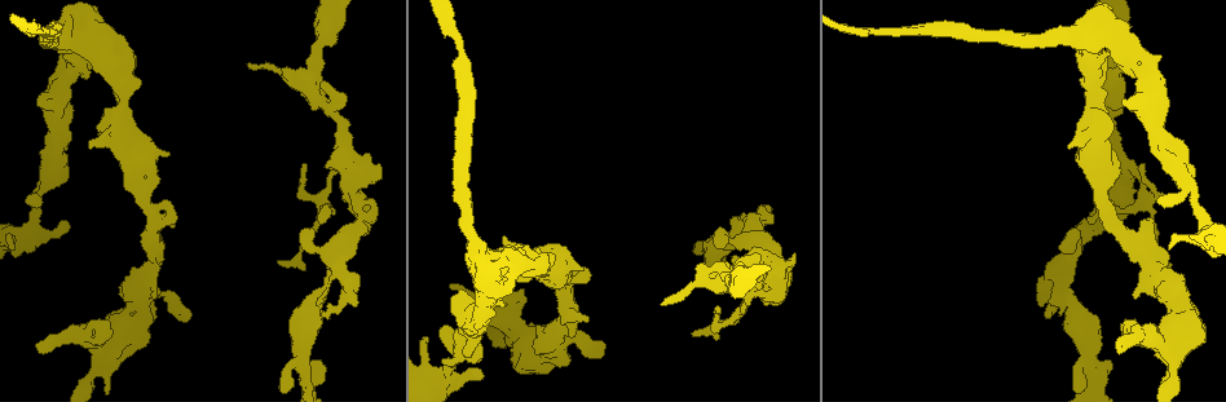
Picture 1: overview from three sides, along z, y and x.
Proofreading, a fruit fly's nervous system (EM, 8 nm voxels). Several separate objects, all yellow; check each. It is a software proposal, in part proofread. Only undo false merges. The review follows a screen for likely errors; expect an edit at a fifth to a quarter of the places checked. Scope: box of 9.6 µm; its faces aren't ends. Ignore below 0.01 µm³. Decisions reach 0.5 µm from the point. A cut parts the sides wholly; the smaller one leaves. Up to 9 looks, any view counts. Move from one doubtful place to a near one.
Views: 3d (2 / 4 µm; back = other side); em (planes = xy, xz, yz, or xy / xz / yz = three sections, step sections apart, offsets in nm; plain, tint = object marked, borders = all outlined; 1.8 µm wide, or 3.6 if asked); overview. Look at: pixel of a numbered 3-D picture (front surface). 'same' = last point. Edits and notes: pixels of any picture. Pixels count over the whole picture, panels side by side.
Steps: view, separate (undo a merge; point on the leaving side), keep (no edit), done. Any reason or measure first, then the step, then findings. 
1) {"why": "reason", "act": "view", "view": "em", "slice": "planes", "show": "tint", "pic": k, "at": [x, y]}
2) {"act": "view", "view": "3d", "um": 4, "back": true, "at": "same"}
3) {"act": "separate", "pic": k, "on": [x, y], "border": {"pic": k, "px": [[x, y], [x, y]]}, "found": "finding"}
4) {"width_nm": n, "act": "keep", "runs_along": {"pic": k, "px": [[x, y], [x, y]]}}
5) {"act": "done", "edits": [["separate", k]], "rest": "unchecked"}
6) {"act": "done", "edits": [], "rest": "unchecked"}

{"why": "sudden change in width", "act": "view", "view": "3d", "um": 4, "pic": 1, "at": [1174, 300]}

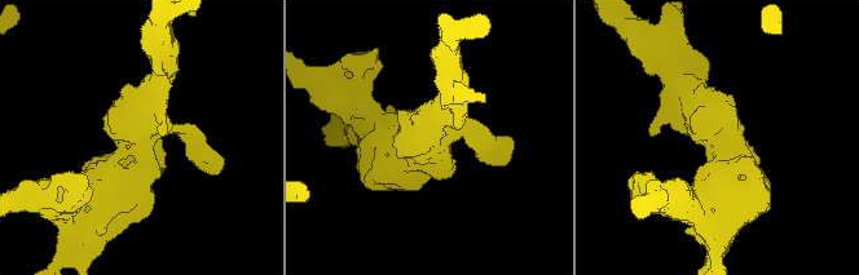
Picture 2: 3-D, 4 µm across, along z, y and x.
{"why": "shape alone is not enough", "act": "view", "view": "em", "um": 3.6, "slice": "xz", "step": 16, "show": "tint", "pic": 2, "at": [444, 133]}

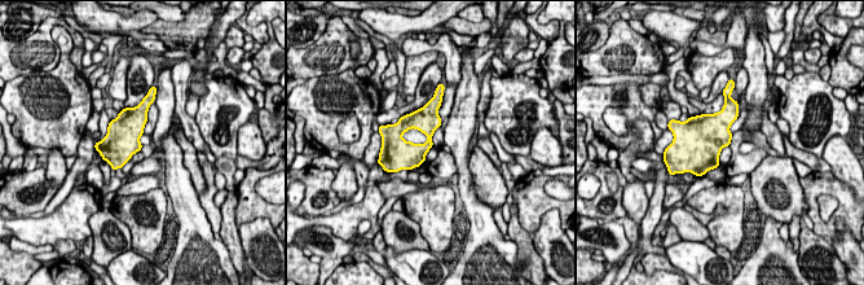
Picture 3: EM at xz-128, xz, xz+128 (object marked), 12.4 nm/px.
{"why": "another direction", "act": "view", "view": "em", "um": 3.6, "slice": "planes", "show": "tint", "at": "same"}

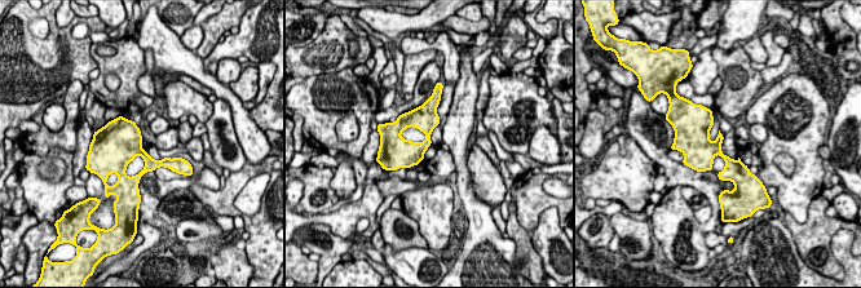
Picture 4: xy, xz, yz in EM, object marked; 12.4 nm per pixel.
{"width_nm": 190, "act": "keep", "found": "all the same cell"}

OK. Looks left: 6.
{"why": "thick turns thin", "act": "view", "view": "em", "um": 3.6, "slice": "yz", "step": 16, "show": "tint", "pic": 1, "at": [557, 273]}

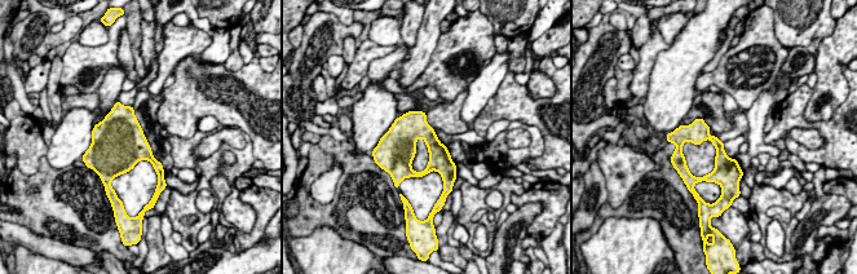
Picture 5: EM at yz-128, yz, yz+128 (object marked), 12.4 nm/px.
{"width_nm": 120, "act": "keep", "found": "one cell here"}

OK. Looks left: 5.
{"why": "a narrow waist", "act": "view", "view": "3d", "um": 2, "pic": 1, "at": [1111, 96]}

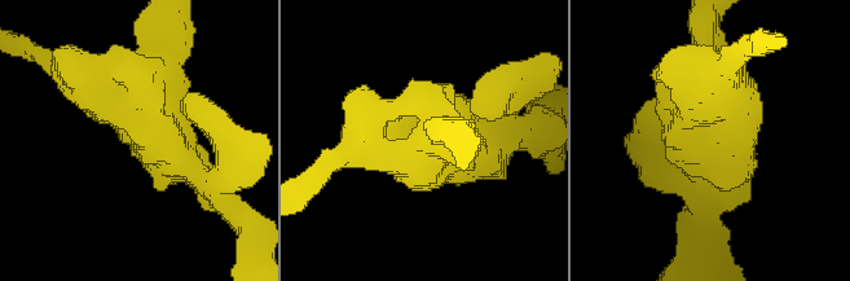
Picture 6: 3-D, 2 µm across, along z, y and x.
{"act": "view", "view": "em", "slice": "planes", "show": "plain", "pic": 6, "at": [709, 135]}

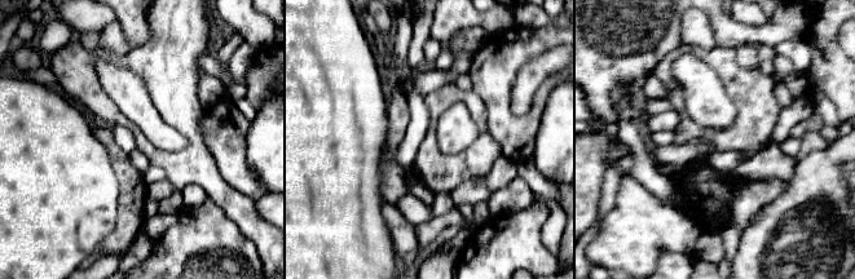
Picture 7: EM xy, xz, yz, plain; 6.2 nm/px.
{"act": "view", "view": "em", "slice": "planes", "show": "tint", "at": "same"}

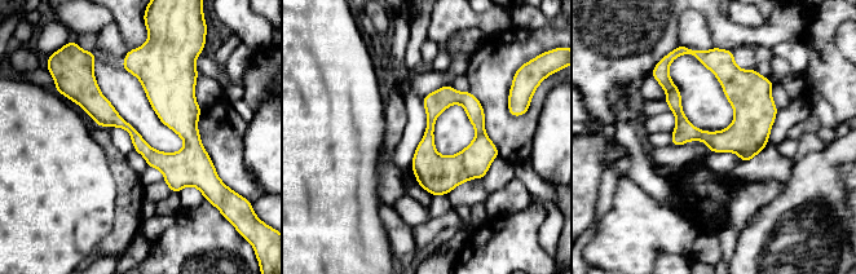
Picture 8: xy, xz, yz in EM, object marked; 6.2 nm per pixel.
{"act": "keep", "runs_along": {"pic": 8, "px": [[131, 62], [180, 111], [199, 185]]}, "found": "continuous, no second cell"}

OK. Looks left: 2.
{"why": "abrupt turn", "act": "view", "view": "em", "slice": "xy", "step": 8, "show": "tint", "pic": 1, "at": [1148, 115]}

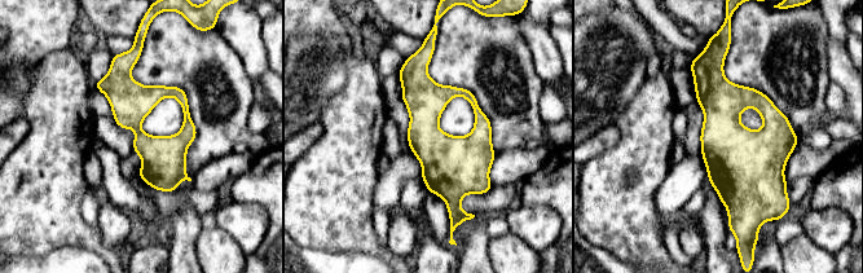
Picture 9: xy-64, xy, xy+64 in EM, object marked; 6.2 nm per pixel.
{"why": "another direction", "act": "view", "view": "em", "slice": "planes", "show": "tint", "at": "same"}

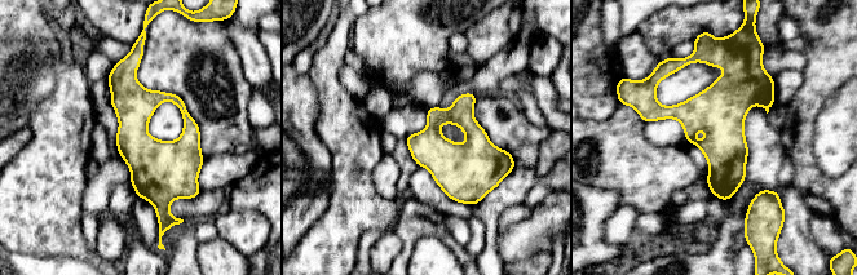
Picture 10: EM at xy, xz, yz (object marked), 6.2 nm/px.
{"act": "keep", "found": "all the same cell"}

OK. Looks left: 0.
{"act": "done", "edits": [], "rest": "unchecked"}

